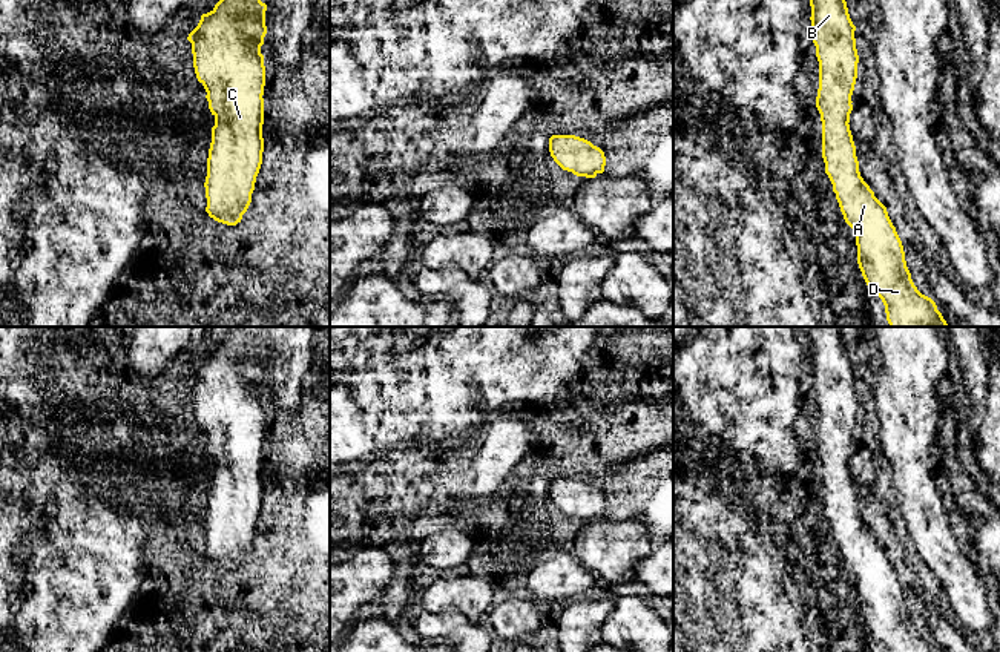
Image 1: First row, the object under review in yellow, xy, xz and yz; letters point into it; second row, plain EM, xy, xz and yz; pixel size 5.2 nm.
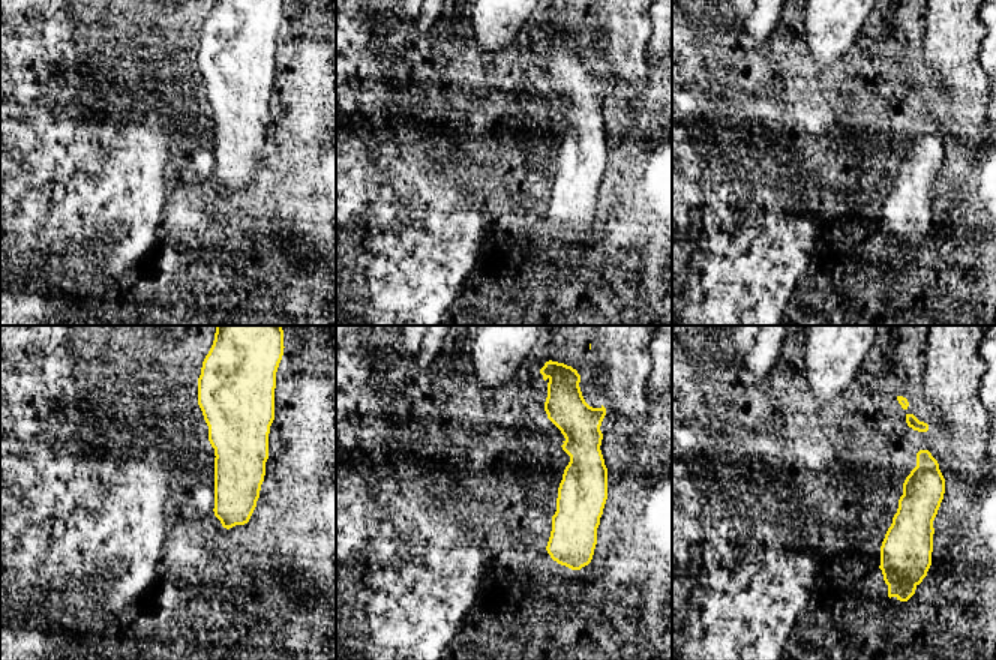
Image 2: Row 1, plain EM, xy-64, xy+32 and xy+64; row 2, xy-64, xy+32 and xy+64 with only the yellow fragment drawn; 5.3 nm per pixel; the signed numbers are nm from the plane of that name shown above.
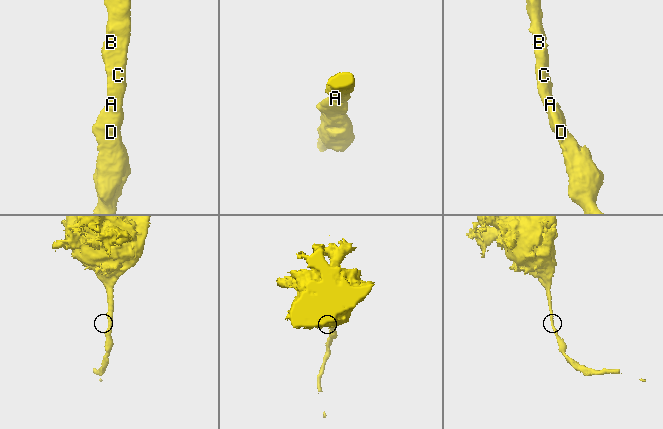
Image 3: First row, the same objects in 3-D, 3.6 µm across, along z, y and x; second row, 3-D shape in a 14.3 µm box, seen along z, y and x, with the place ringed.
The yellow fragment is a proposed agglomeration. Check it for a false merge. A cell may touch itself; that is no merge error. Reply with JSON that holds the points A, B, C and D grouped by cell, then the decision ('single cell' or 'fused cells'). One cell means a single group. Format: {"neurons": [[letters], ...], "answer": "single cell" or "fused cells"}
{"neurons": [["A", "B", "C", "D"]], "answer": "single cell"}

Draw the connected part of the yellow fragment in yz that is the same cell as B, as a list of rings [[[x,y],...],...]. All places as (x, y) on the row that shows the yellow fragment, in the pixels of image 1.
[[[810,0],[819,61],[816,107],[822,121],[822,158],[845,222],[853,229],[857,264],[877,295],[890,327],[948,327],[936,302],[922,295],[906,267],[902,241],[887,207],[859,172],[850,130],[859,55],[845,0]]]

